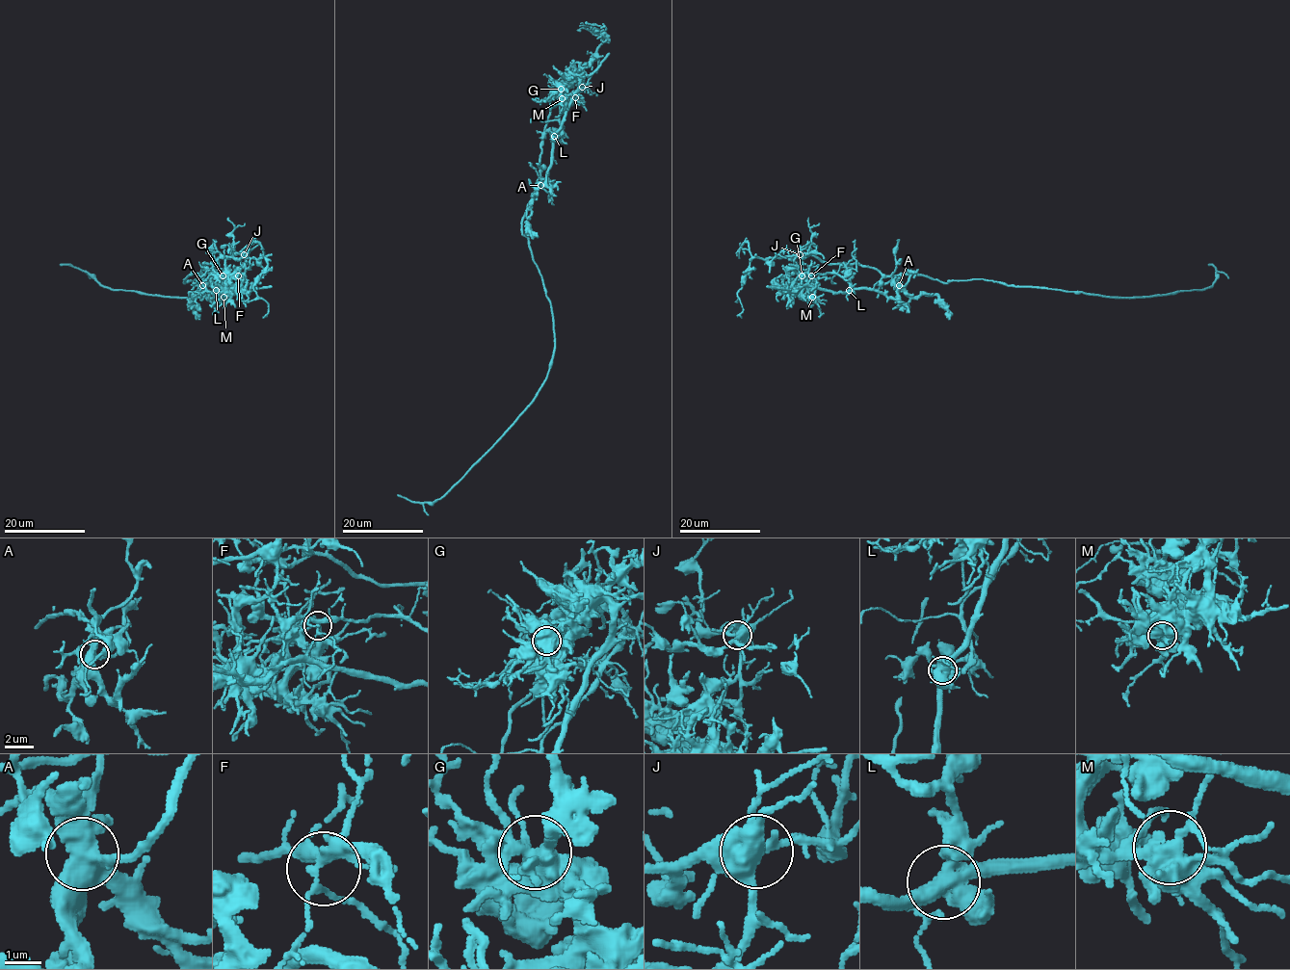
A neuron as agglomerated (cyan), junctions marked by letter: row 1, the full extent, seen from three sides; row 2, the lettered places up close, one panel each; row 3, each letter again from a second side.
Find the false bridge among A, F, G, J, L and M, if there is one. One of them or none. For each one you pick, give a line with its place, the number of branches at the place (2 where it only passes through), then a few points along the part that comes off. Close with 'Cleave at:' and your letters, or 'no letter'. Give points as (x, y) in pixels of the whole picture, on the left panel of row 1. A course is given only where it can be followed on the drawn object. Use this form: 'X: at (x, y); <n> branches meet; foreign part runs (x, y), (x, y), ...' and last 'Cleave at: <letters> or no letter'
L: at (216, 290); 6 branches meet; foreign part runs (216, 291), (243, 255), (190, 275), (217, 289), (195, 298), (110, 289), (60, 264)
Cleave at: L

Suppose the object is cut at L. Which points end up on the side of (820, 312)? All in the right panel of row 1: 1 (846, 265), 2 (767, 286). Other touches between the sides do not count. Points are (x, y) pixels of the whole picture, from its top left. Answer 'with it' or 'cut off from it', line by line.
1: cut off from it
2: with it

